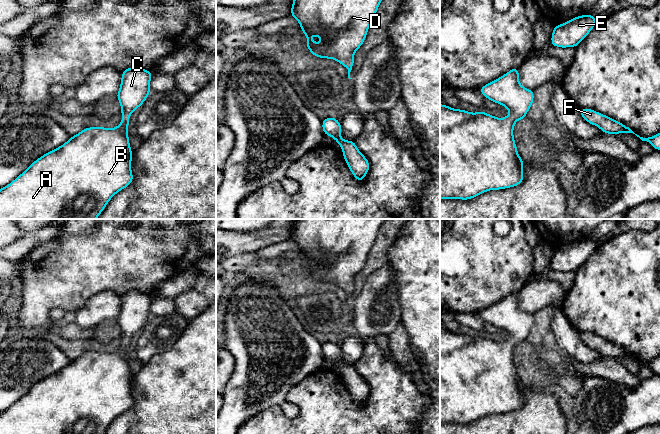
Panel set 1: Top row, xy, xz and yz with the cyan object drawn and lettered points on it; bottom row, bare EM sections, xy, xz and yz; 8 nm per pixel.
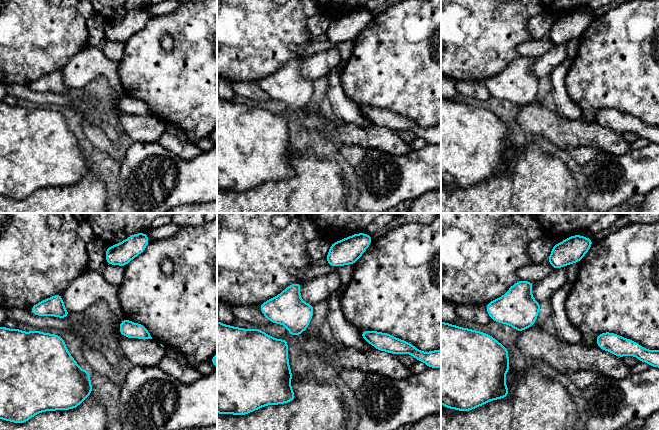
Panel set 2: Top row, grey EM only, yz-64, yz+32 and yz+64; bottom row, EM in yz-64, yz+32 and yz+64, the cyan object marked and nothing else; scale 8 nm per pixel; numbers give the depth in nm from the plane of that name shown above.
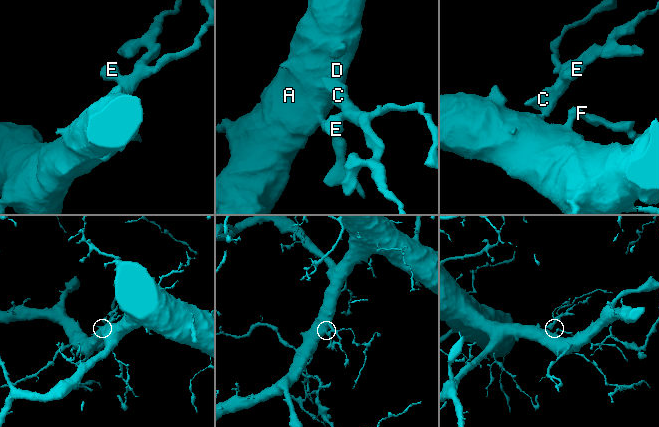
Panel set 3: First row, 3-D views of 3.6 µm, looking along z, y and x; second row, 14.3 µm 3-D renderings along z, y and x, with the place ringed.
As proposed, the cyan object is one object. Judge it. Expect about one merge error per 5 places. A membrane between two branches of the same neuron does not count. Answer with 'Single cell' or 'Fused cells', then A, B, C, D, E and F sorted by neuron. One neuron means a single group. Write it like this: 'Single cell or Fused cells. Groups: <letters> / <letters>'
Single cell. Groups: A B C D E F

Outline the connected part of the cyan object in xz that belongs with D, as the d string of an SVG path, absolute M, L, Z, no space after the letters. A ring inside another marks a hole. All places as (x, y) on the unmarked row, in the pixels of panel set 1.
M295 219L290 240L300 248L300 254L305 258L305 267L310 277L318 282L334 283L348 293L348 302L354 291L354 278L363 269L368 253L378 235L385 219ZM317 259L322 268L317 268L308 260Z

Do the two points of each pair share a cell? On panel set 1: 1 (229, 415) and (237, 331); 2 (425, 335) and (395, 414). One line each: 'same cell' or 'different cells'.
1: same cell
2: different cells

